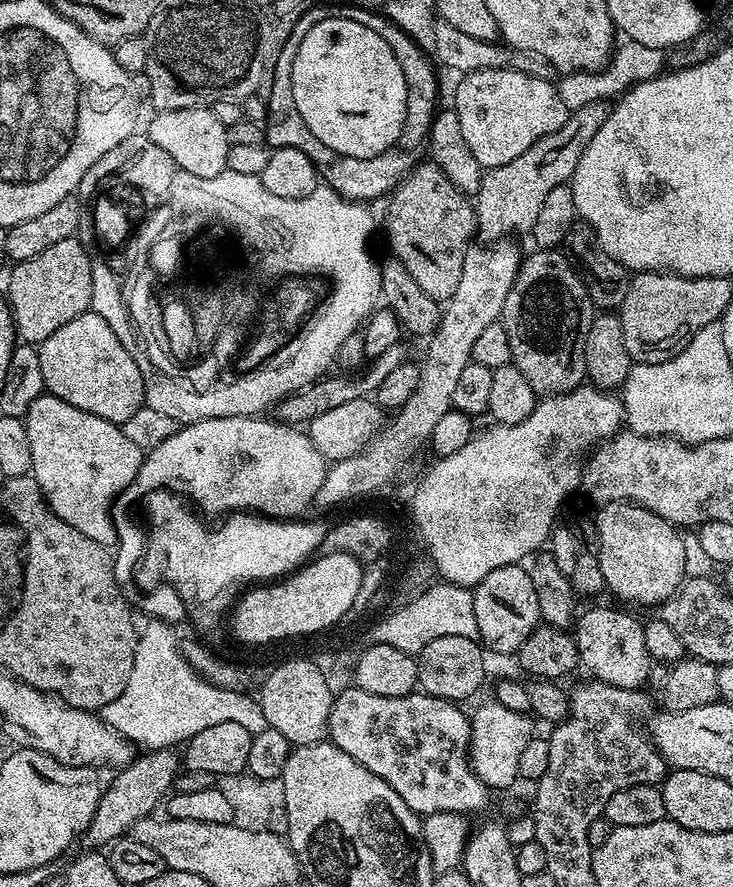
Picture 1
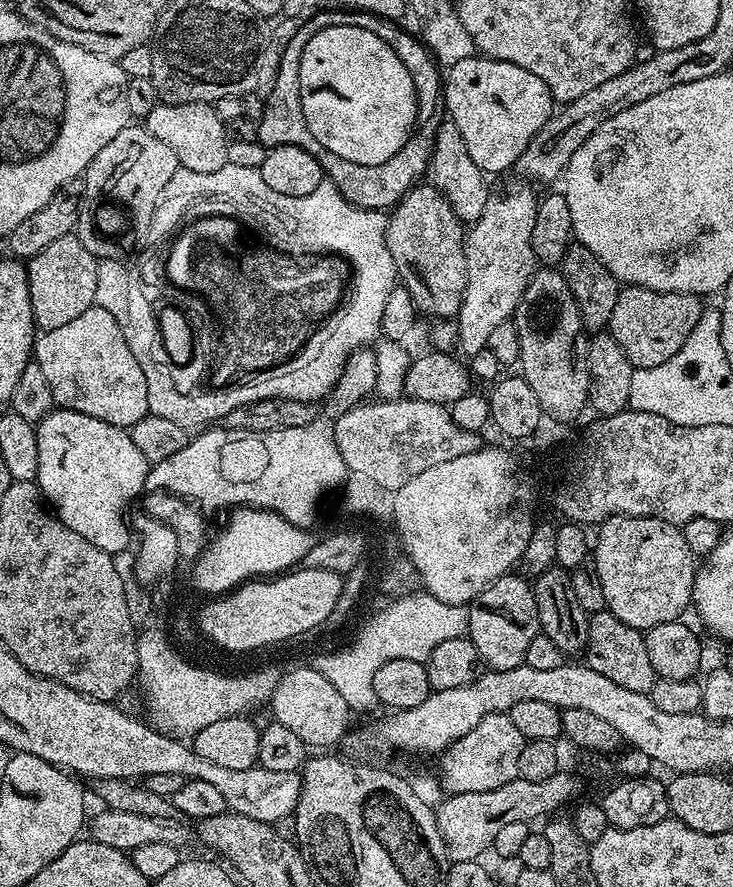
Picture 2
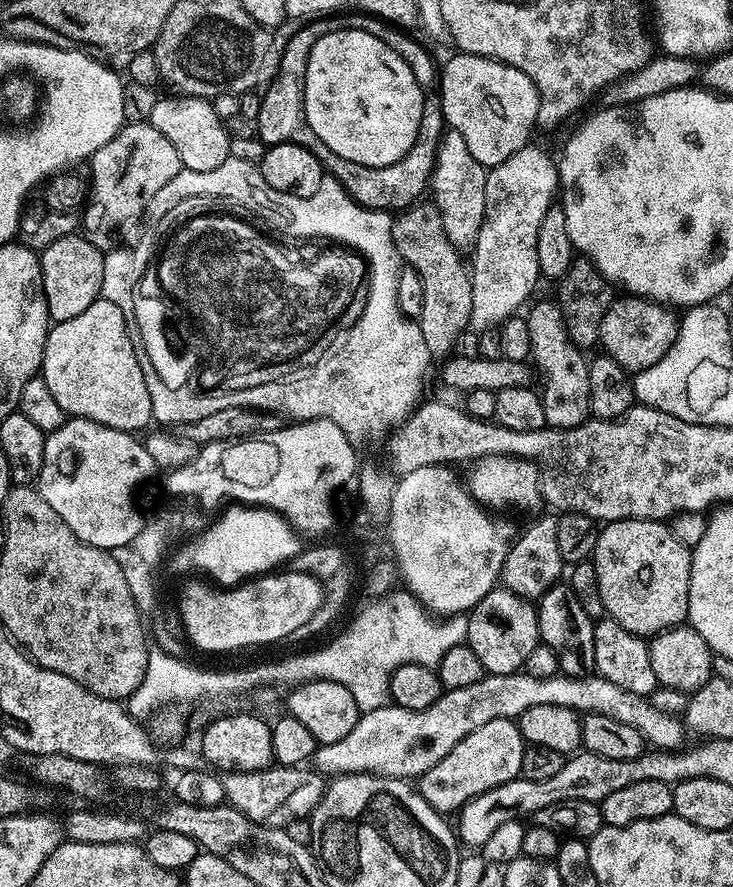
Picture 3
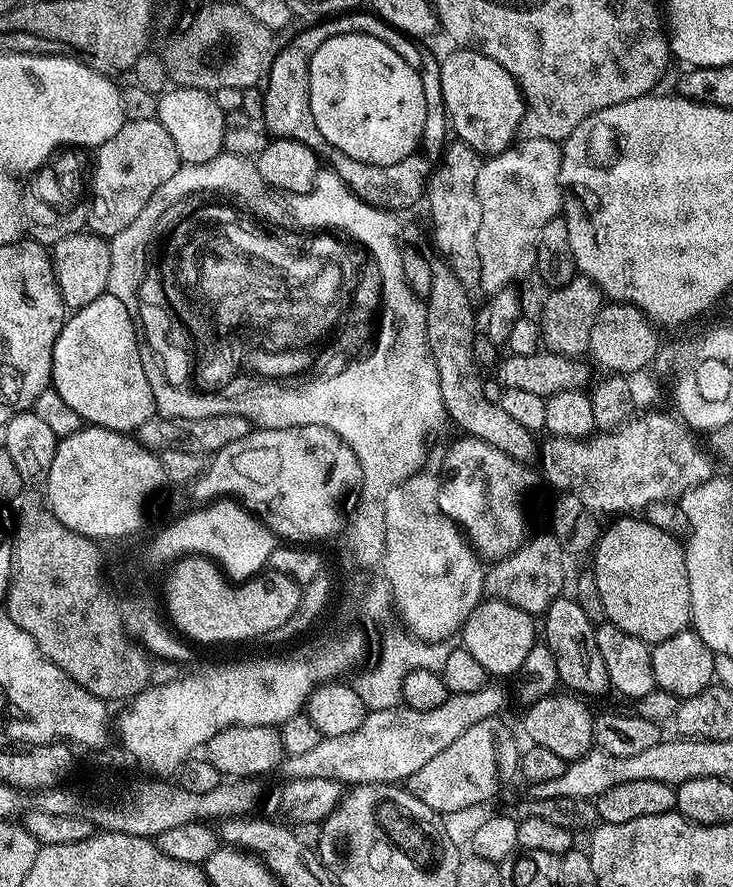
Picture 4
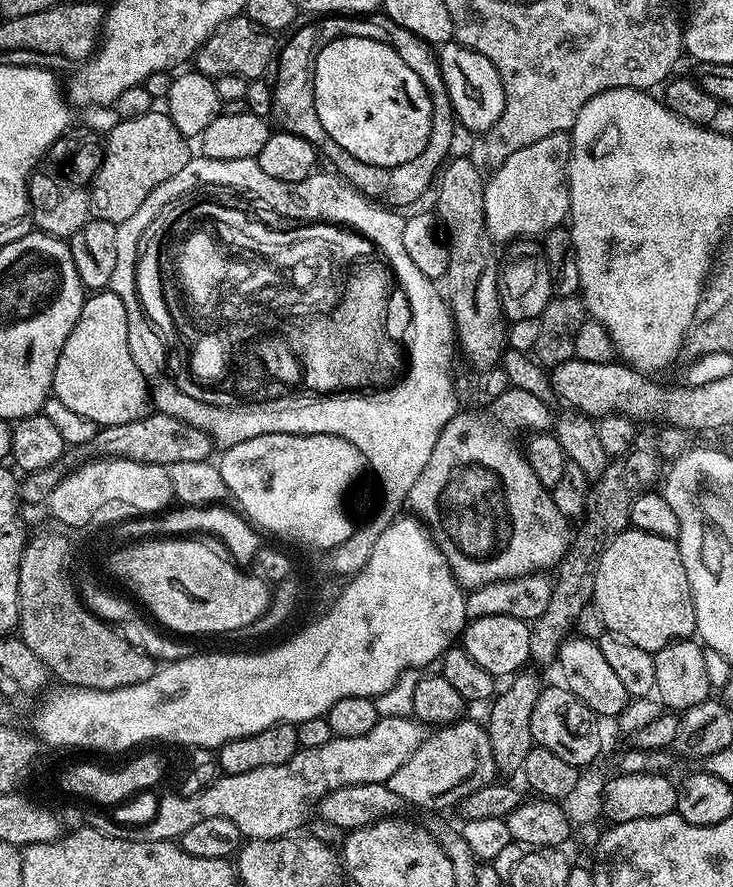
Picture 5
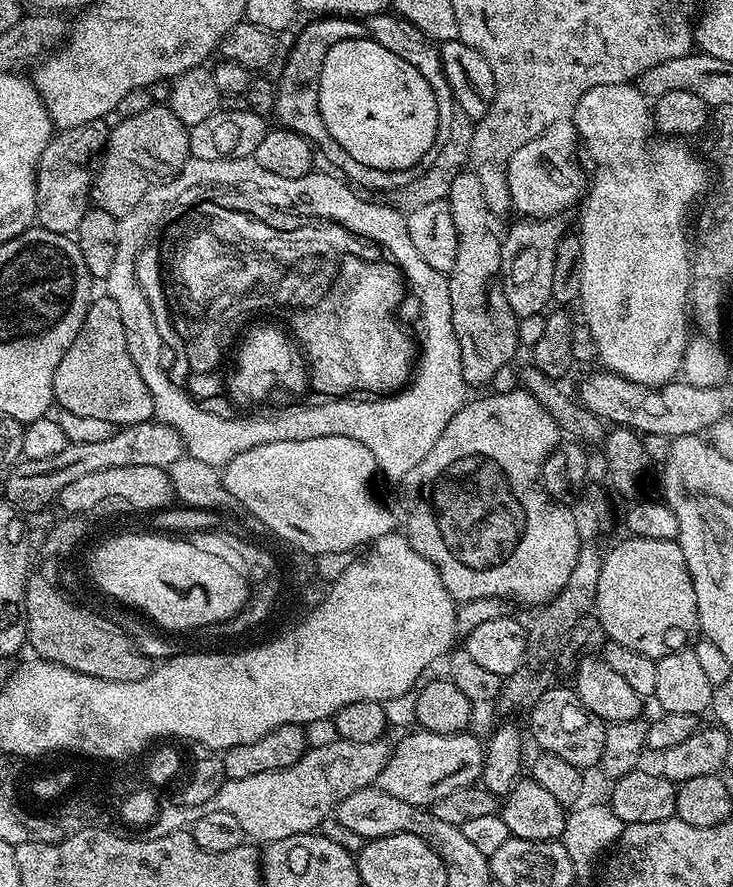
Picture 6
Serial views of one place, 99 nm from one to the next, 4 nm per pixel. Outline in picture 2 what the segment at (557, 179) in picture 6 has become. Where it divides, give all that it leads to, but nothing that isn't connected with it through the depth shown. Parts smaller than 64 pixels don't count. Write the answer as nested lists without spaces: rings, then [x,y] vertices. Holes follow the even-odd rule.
[[[512,188],[501,196],[489,195],[486,210],[471,221],[464,237],[464,253],[466,254],[466,290],[460,311],[454,317],[454,340],[465,352],[465,357],[471,358],[475,352],[480,352],[488,346],[490,334],[501,322],[511,320],[520,305],[522,294],[532,280],[532,273],[537,271],[538,261],[530,246],[530,233],[534,230],[534,214],[538,203],[537,193],[528,188]]]

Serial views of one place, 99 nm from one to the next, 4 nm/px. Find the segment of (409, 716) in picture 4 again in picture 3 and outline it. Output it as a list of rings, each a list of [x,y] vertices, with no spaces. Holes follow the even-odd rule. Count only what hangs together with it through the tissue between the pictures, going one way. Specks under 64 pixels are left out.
[[[521,670],[501,676],[486,674],[481,680],[474,682],[474,686],[447,689],[440,695],[438,702],[434,702],[434,706],[421,712],[395,706],[385,706],[378,710],[365,712],[354,726],[354,730],[350,730],[350,734],[346,734],[346,738],[317,747],[314,768],[315,771],[328,778],[348,776],[352,772],[371,772],[373,776],[419,778],[426,770],[430,770],[430,766],[434,766],[442,758],[446,758],[446,754],[450,754],[450,750],[454,750],[454,746],[458,746],[458,742],[462,742],[462,738],[466,734],[474,734],[474,730],[478,730],[478,726],[486,726],[486,722],[490,722],[494,718],[506,718],[507,720],[518,718],[523,712],[530,710],[530,706],[546,706],[547,704],[573,708],[575,712],[581,714],[605,715],[614,722],[632,726],[656,750],[676,750],[685,743],[686,728],[677,717],[662,714],[662,710],[654,710],[654,706],[648,701],[647,696],[630,694],[630,690],[622,690],[622,686],[614,686],[614,682],[602,678],[599,674],[586,676],[557,674],[550,678],[534,678]]]

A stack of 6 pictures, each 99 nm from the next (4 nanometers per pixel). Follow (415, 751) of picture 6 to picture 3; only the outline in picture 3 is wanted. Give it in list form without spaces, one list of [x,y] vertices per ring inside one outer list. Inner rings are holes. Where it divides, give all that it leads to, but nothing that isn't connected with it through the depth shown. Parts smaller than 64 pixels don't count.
[[[494,718],[486,722],[486,726],[478,726],[474,734],[466,734],[462,742],[446,754],[446,758],[430,766],[430,770],[418,778],[420,797],[436,812],[459,813],[464,805],[478,798],[478,794],[486,794],[486,790],[494,790],[494,786],[517,779],[525,747],[524,735],[520,733],[520,725],[515,719]]]

